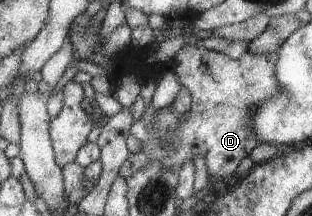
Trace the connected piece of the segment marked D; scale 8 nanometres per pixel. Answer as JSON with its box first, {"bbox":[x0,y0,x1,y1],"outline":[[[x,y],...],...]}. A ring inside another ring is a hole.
{"bbox":[119,46,281,181],"outline":[[[185,46],[175,55],[173,70],[180,77],[180,82],[189,88],[193,96],[193,107],[185,115],[185,119],[178,123],[177,136],[174,136],[174,146],[168,150],[162,150],[157,144],[157,136],[160,136],[161,130],[176,130],[176,118],[170,110],[161,111],[157,109],[147,98],[145,113],[139,121],[135,122],[135,132],[143,145],[143,151],[139,155],[131,154],[131,157],[123,163],[123,167],[119,169],[119,173],[124,178],[133,177],[137,171],[141,171],[143,167],[147,167],[151,161],[161,161],[165,167],[173,169],[180,173],[185,163],[194,161],[197,155],[203,155],[206,160],[206,167],[210,175],[221,177],[225,181],[226,177],[231,177],[237,167],[241,165],[241,161],[255,147],[261,144],[258,134],[255,133],[255,113],[261,107],[265,100],[275,97],[281,93],[281,83],[278,79],[277,61],[279,61],[279,53],[256,54],[246,51],[239,59],[231,59],[223,53],[206,49],[205,47]]]}

